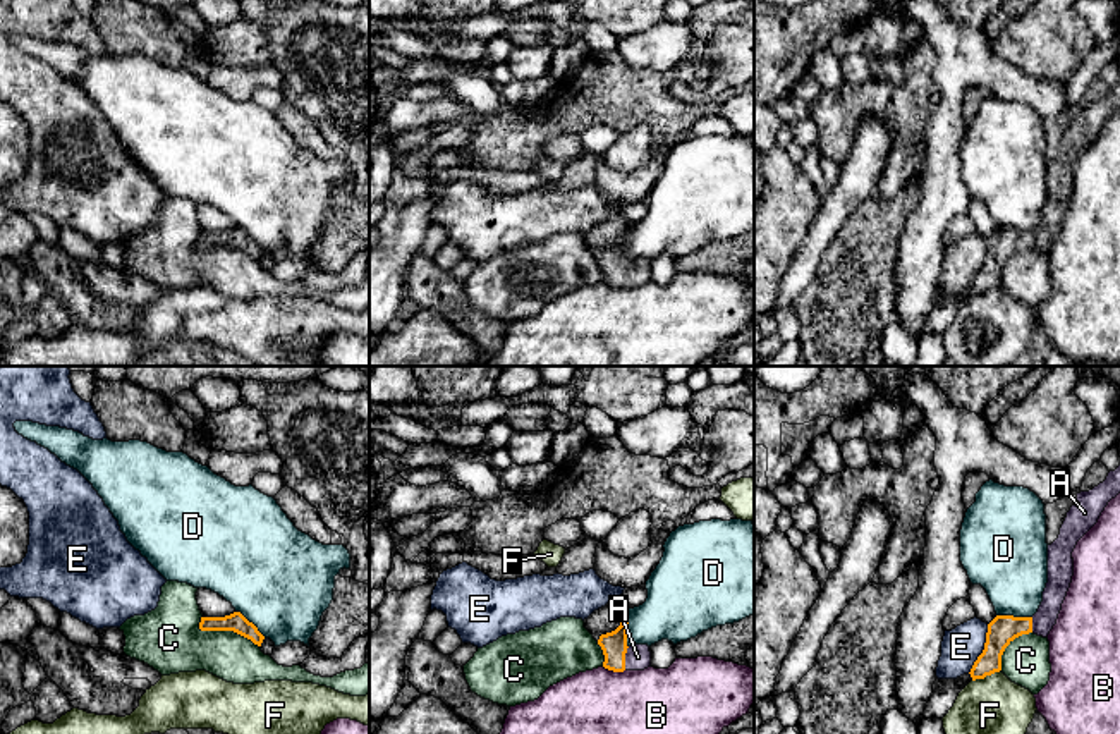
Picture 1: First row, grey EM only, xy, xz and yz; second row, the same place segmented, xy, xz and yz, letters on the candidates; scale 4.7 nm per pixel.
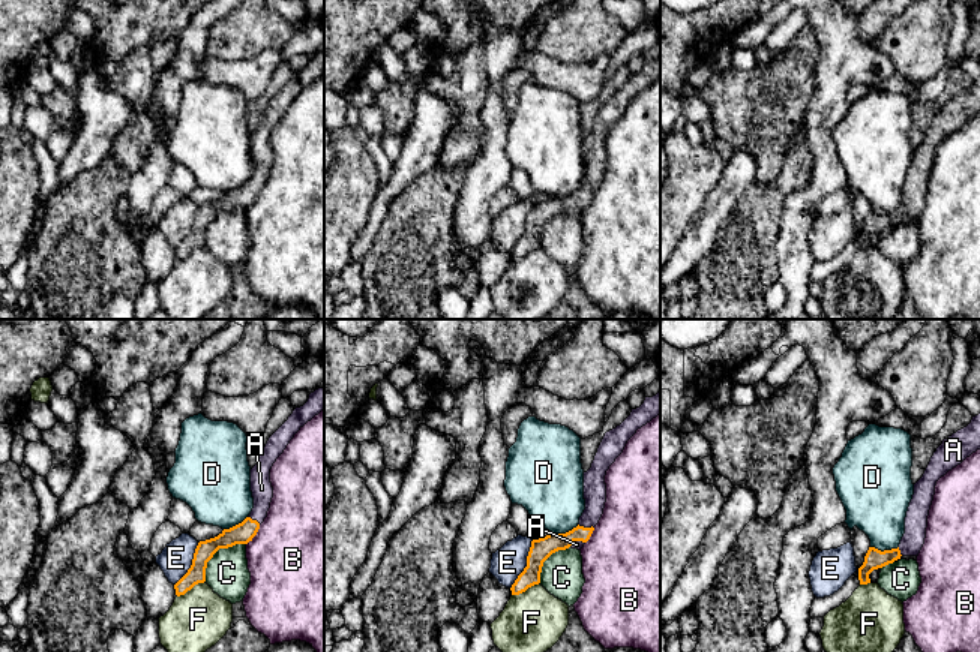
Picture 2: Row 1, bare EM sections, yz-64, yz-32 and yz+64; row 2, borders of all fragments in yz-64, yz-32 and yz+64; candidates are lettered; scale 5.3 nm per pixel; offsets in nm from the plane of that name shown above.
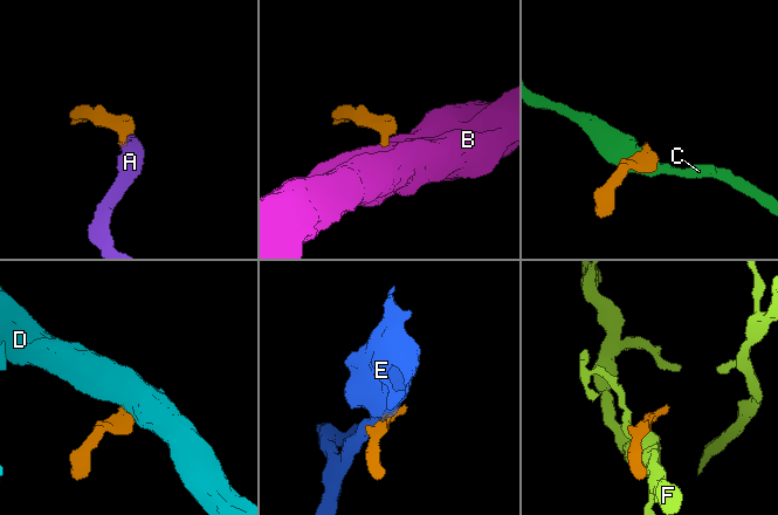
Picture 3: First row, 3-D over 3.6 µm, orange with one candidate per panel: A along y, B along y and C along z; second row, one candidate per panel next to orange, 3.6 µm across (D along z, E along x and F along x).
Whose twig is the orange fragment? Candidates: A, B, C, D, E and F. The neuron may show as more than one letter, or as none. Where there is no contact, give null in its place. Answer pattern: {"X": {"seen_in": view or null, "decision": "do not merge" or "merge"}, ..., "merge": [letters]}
{"A": {"seen_in": "xz", "decision": "merge"}, "B": {"seen_in": "xz", "decision": "do not merge"}, "C": {"seen_in": "xy", "decision": "do not merge"}, "D": {"seen_in": "yz", "decision": "do not merge"}, "E": {"seen_in": "yz", "decision": "do not merge"}, "F": {"seen_in": "yz", "decision": "do not merge"}, "merge": ["A"]}

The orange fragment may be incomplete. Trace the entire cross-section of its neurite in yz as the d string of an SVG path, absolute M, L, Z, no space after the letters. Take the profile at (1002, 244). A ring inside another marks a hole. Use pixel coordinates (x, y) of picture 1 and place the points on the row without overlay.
M1120 81L1110 86L1106 95L1093 105L1077 108L1058 153L1048 160L1048 198L1038 227L1032 232L996 230L988 239L984 265L969 287L972 296L1000 287L1001 270L1015 253L1029 248L1048 253L1072 198L1072 167L1077 156L1098 138L1108 117L1118 108Z

